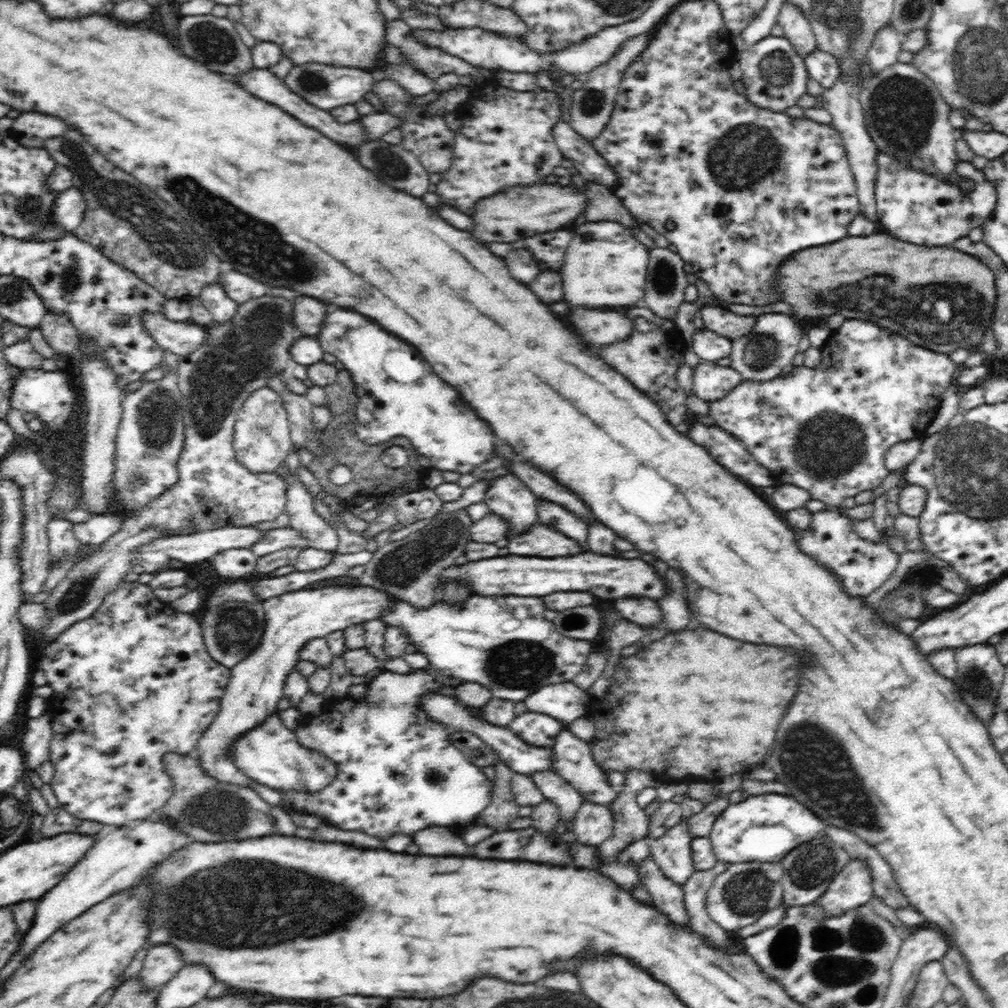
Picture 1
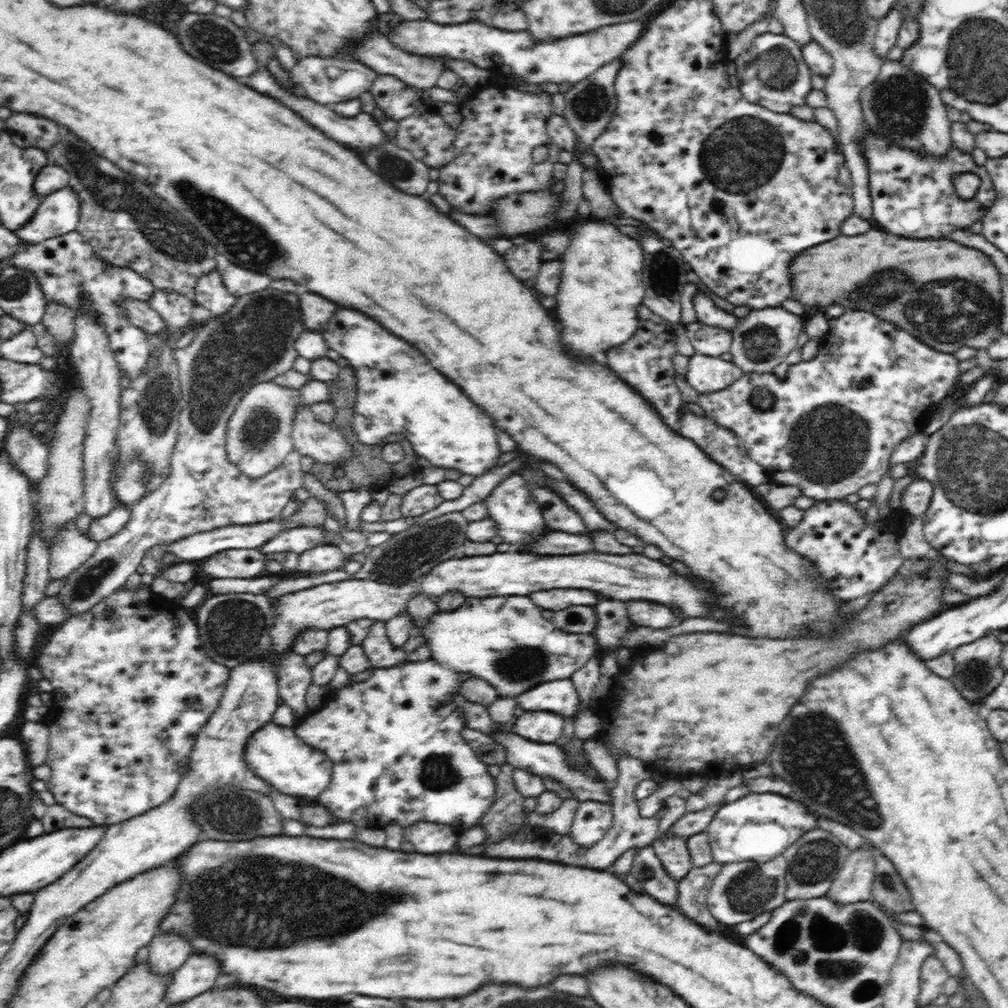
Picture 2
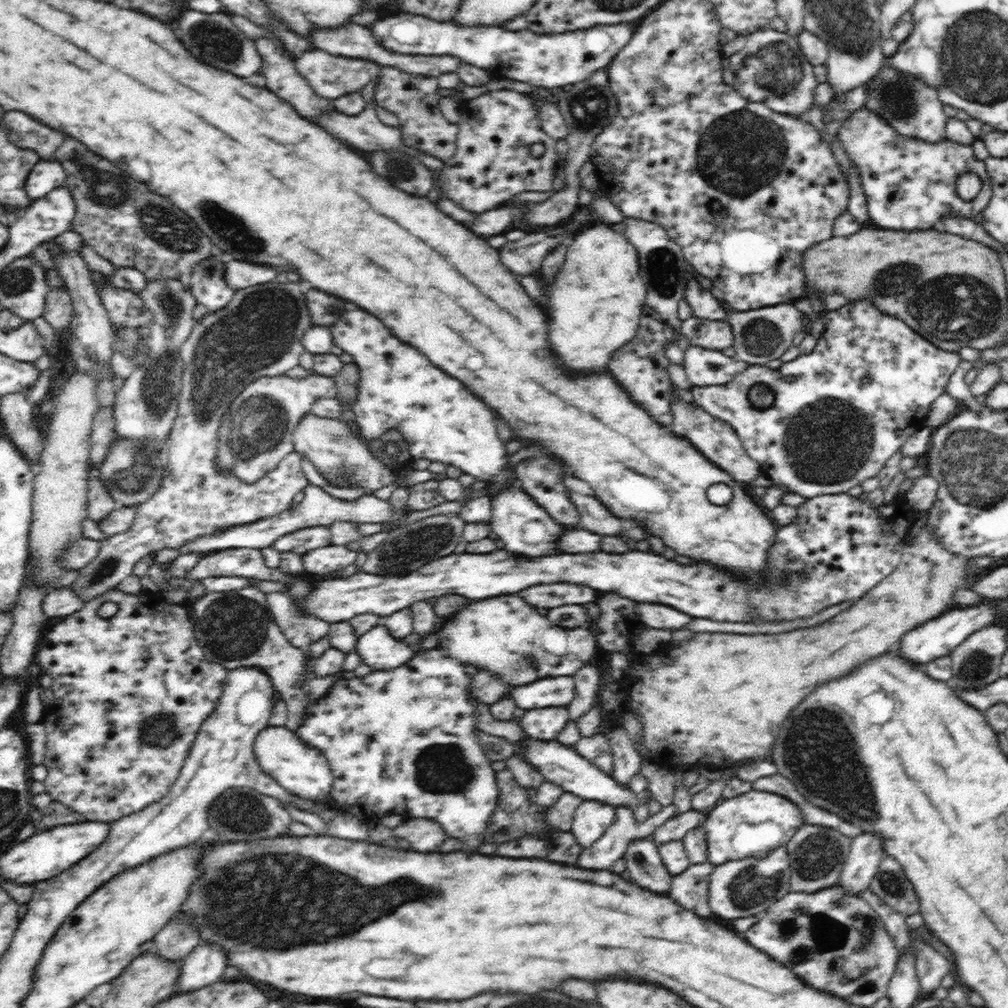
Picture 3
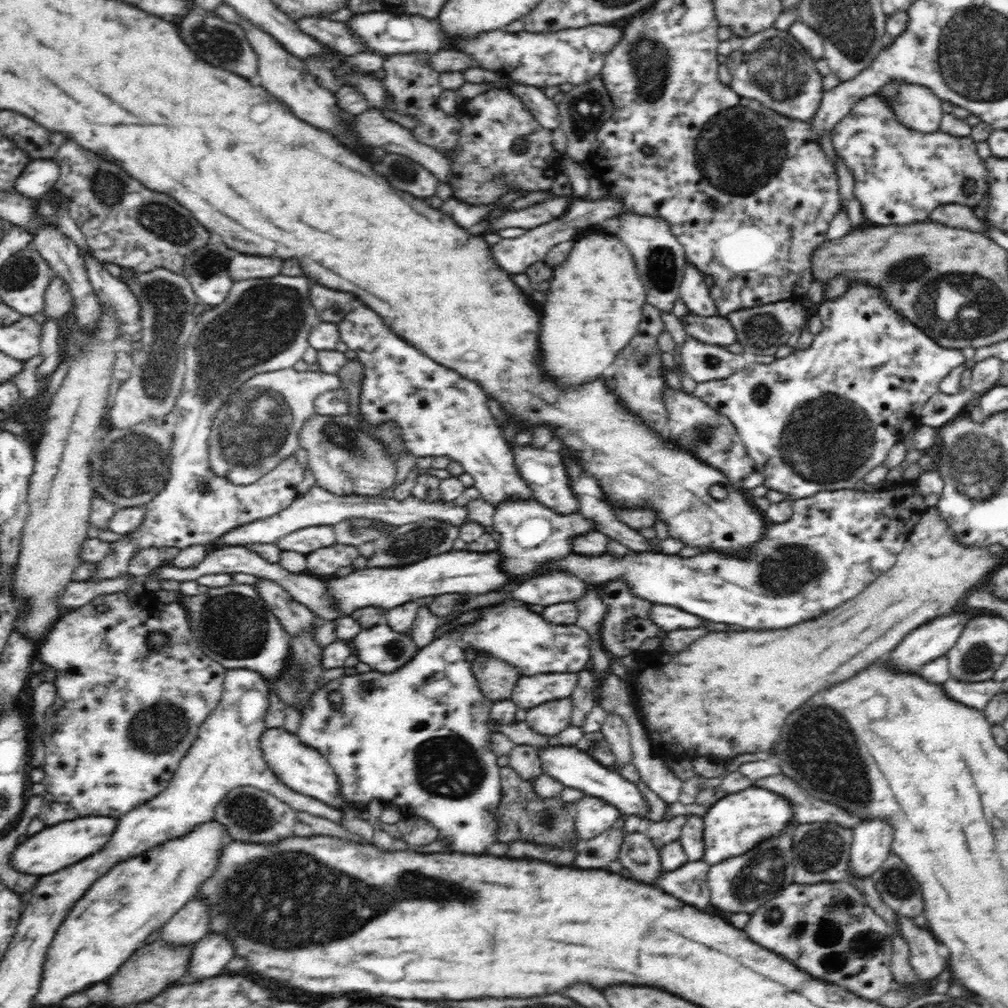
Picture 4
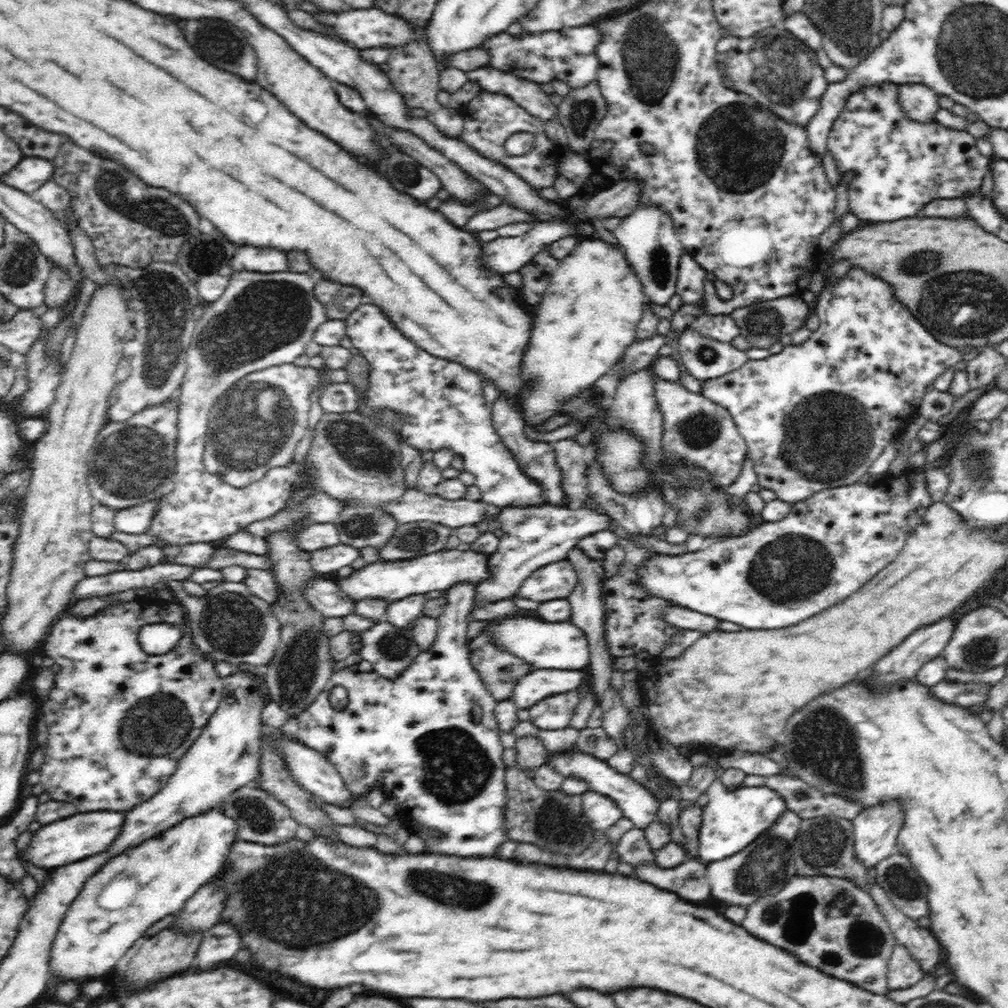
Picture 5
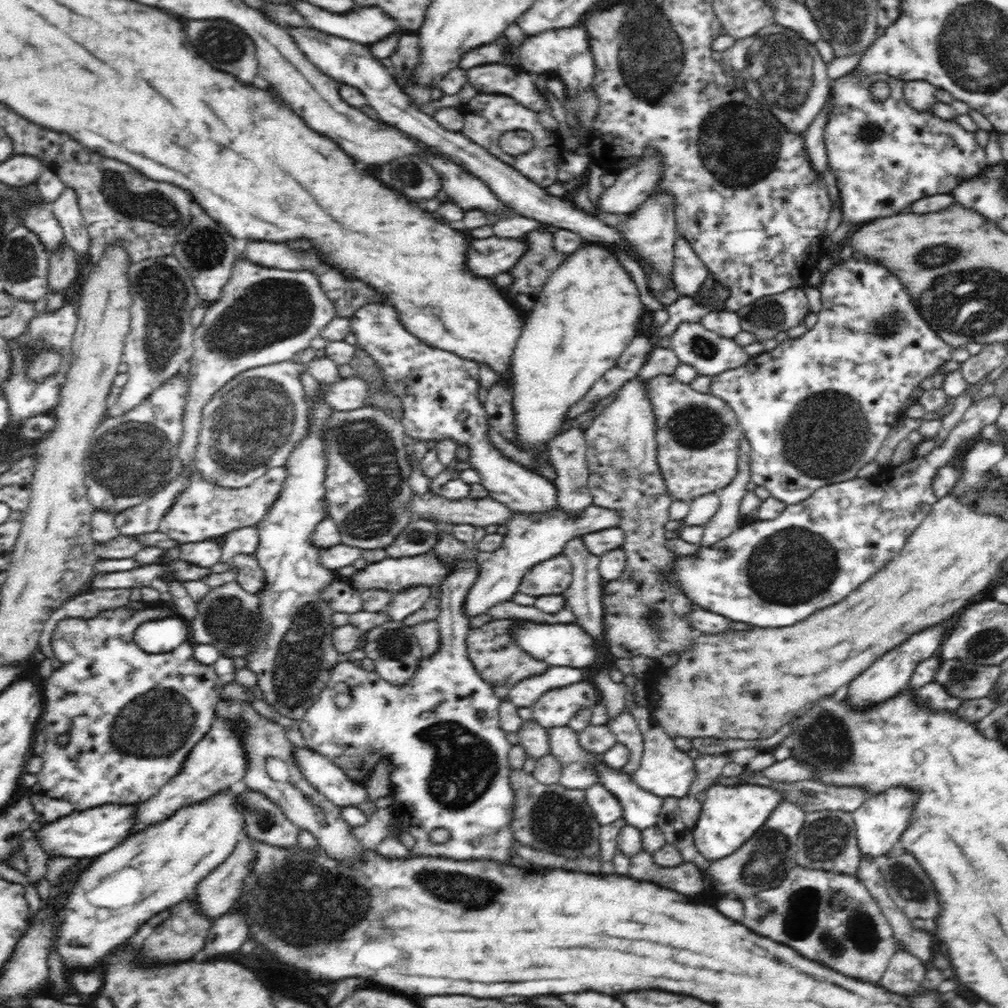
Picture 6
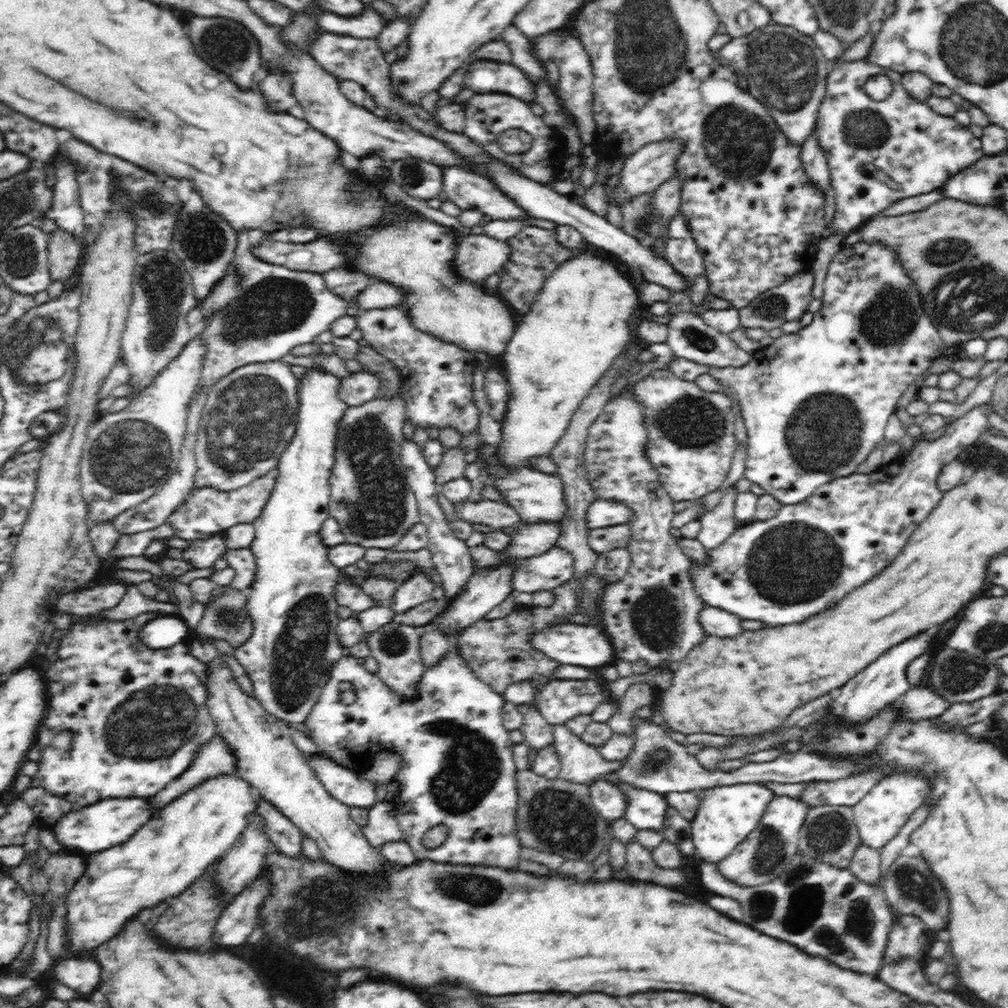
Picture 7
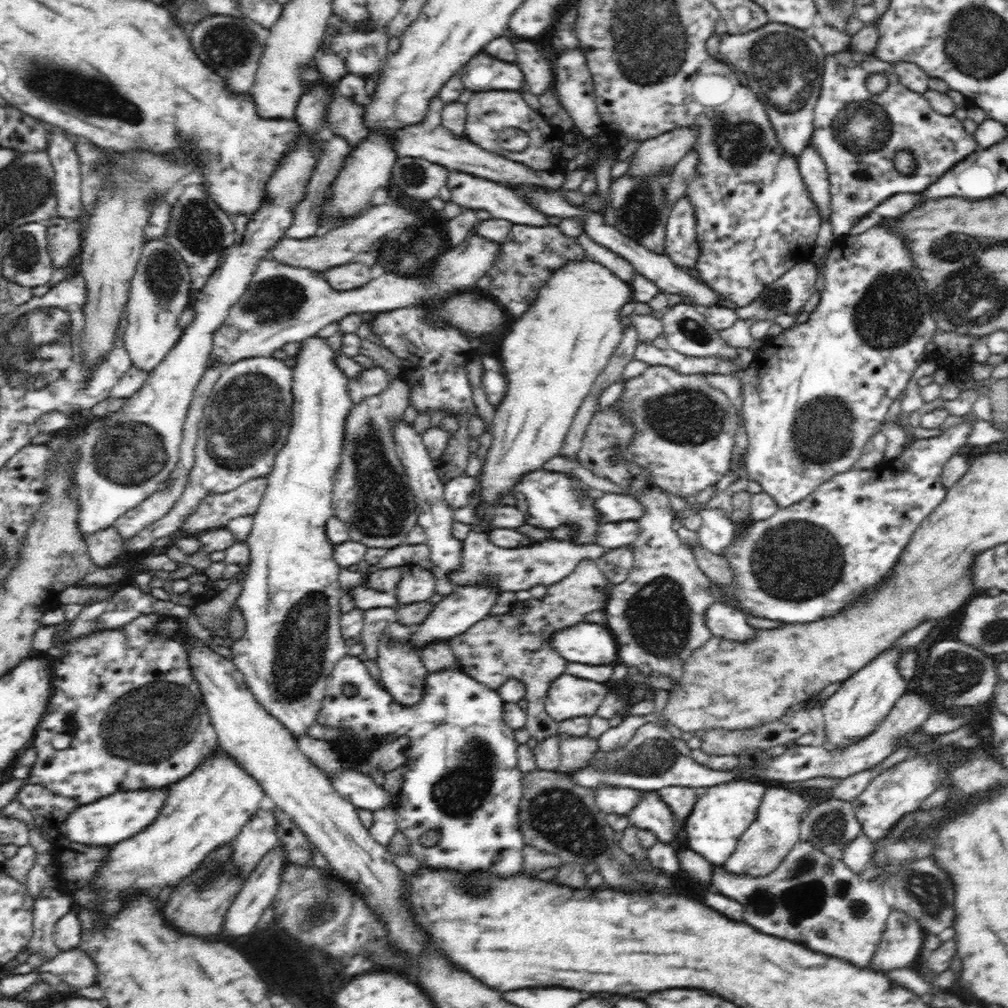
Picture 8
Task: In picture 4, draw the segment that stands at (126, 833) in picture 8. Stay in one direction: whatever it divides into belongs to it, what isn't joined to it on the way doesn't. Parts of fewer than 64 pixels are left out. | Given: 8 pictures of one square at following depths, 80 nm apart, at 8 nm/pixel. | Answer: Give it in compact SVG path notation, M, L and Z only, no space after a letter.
M93 815L68 819L56 823L54 826L45 826L40 832L27 836L25 840L18 843L10 855L9 865L22 874L32 874L37 877L62 870L102 850L110 840L117 820L103 815Z

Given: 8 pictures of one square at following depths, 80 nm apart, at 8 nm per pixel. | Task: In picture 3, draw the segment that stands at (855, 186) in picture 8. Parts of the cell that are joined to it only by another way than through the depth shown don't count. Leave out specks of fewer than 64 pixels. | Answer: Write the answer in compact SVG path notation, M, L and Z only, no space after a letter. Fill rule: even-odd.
M863 107L842 121L838 139L851 164L860 173L862 189L867 196L869 220L880 226L879 229L940 230L947 214L972 219L983 212L992 199L992 183L985 161L975 157L970 144L958 144L947 138L940 142L926 142L902 137L889 122ZM964 173L977 174L982 181L982 190L970 201L962 200L956 191L957 178Z

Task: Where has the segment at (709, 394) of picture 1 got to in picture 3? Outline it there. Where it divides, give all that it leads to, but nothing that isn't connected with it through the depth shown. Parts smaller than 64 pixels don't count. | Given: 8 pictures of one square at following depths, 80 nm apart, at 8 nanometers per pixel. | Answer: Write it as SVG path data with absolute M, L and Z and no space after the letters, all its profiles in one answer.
M688 346L684 350L684 370L693 386L720 386L744 372L747 364L736 357L728 357L720 350Z

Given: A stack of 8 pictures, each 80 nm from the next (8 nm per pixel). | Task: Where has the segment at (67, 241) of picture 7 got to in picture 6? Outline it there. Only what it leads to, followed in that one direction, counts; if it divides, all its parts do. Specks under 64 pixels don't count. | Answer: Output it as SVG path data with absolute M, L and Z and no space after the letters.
M65 242L58 250L50 253L49 276L47 289L49 292L64 292L68 286L74 284L74 280L80 276L78 271L78 257L74 249Z

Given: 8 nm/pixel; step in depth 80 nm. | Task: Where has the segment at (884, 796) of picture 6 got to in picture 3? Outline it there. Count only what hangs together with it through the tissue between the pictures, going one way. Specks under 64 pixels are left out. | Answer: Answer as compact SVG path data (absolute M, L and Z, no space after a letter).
M859 831L851 839L850 850L836 885L844 894L860 897L864 890L869 890L884 856L881 836L875 832Z

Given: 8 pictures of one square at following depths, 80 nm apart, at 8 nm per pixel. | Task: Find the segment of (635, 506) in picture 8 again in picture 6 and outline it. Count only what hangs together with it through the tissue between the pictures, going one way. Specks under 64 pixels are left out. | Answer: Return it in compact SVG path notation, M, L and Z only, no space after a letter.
M594 504L587 506L577 517L570 517L566 511L558 508L547 513L512 511L511 517L505 522L508 530L503 536L500 548L492 552L474 552L476 562L480 566L480 574L472 586L472 592L468 593L464 602L464 613L468 615L468 620L486 613L489 608L500 602L512 600L512 596L519 592L518 586L520 586L522 576L536 564L563 554L562 550L566 542L570 542L576 536L618 527L620 517L619 512Z

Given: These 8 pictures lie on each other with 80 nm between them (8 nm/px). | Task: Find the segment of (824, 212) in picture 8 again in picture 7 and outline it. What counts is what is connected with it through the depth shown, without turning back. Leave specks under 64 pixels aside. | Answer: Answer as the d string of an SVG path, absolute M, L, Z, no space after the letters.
M816 133L810 135L800 148L800 159L806 169L808 179L814 183L814 186L820 187L820 191L826 194L831 188L831 178L828 168L828 159L824 149L818 143Z

